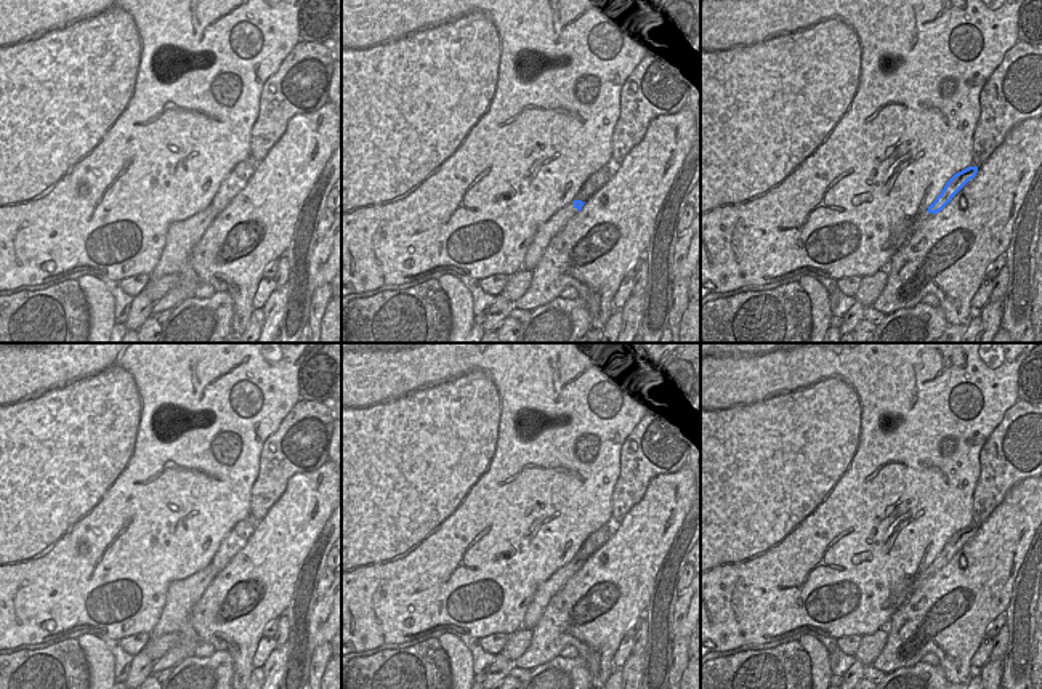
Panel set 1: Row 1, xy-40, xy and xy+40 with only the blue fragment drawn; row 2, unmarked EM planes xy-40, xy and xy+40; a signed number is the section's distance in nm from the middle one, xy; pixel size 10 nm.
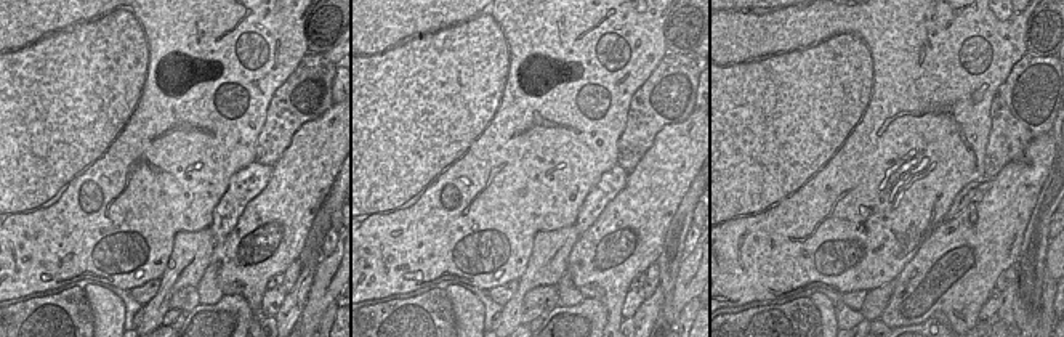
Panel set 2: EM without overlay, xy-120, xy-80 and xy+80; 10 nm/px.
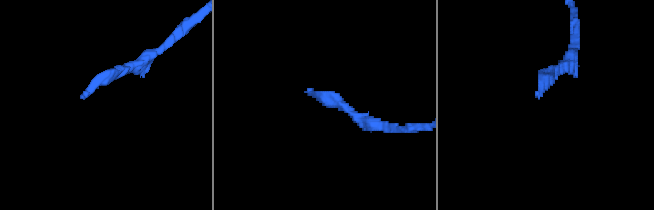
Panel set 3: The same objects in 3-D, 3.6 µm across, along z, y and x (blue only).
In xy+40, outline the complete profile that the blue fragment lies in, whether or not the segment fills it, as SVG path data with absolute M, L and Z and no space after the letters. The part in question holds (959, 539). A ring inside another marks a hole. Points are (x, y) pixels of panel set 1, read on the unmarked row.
M968 526L959 532L955 532L944 545L941 553L936 556L936 559L928 566L927 570L923 570L917 577L917 586L922 585L928 577L941 570L952 556L970 540L976 535L978 526Z

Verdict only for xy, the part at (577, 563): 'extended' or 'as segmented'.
extended

